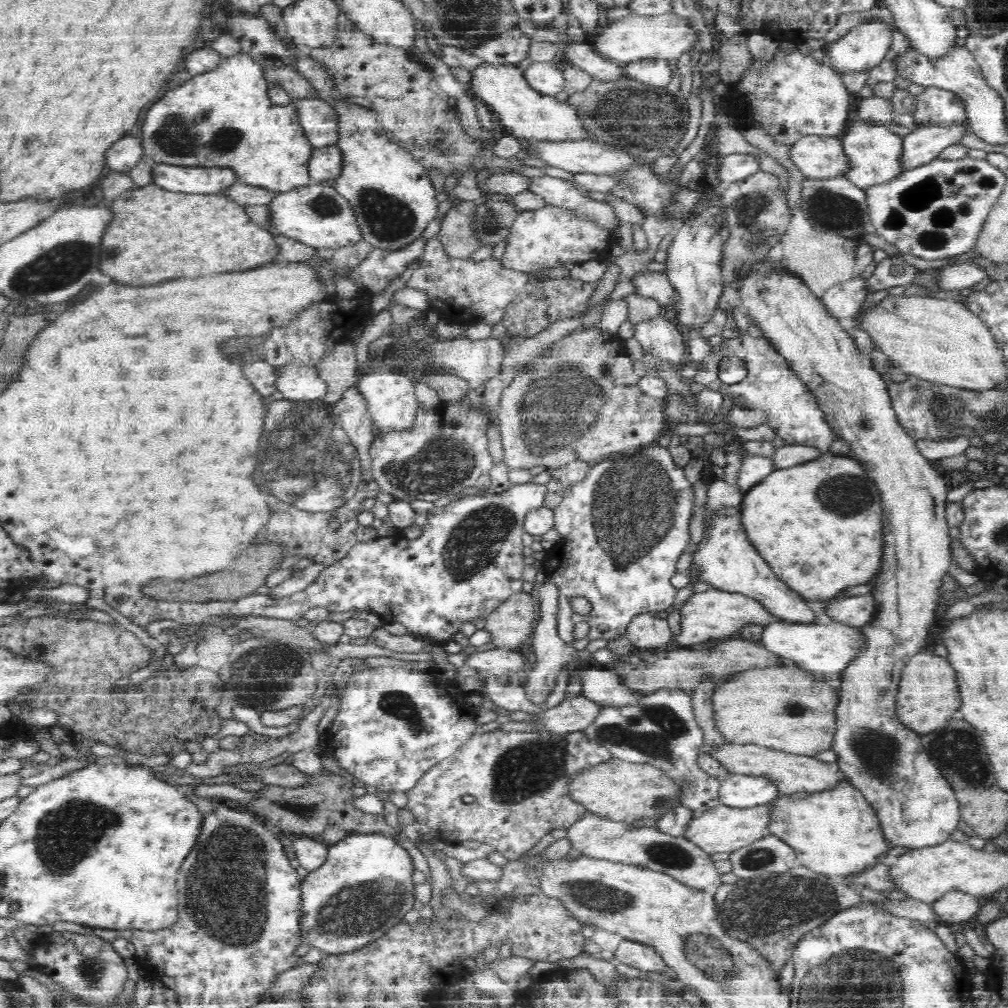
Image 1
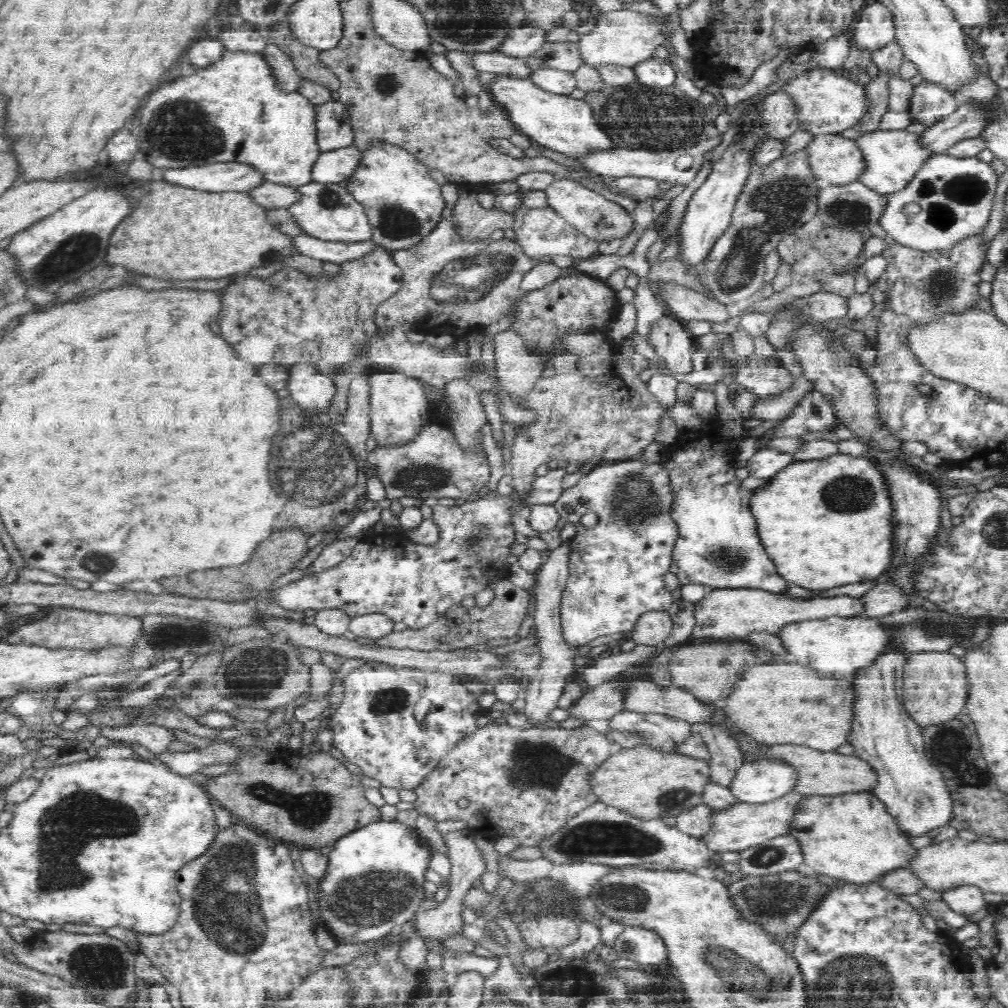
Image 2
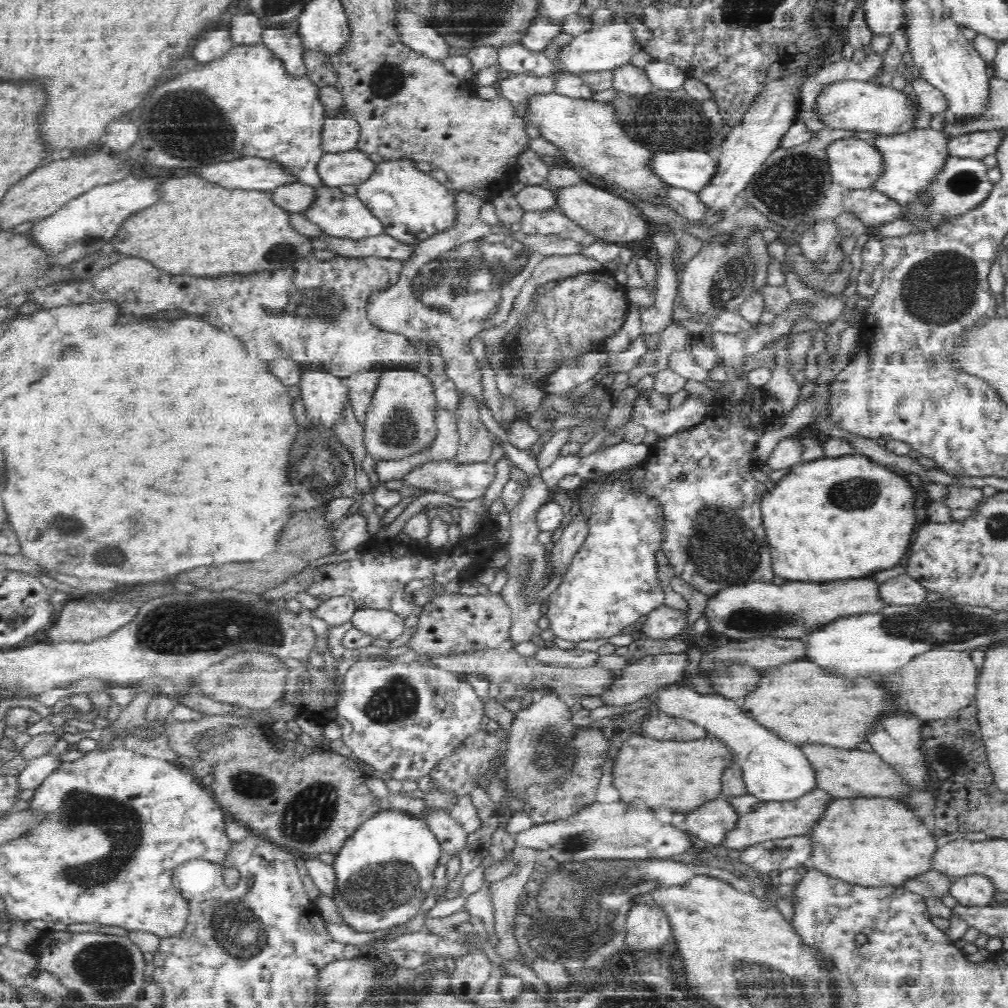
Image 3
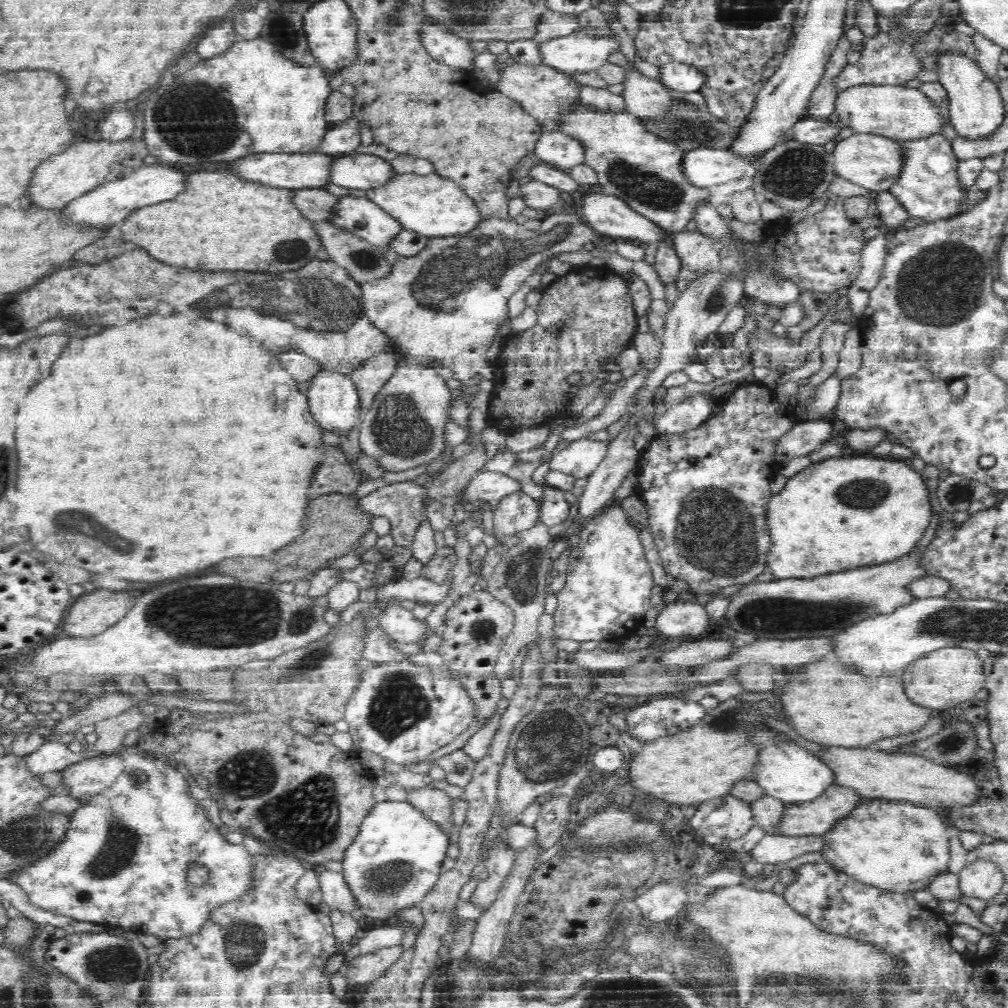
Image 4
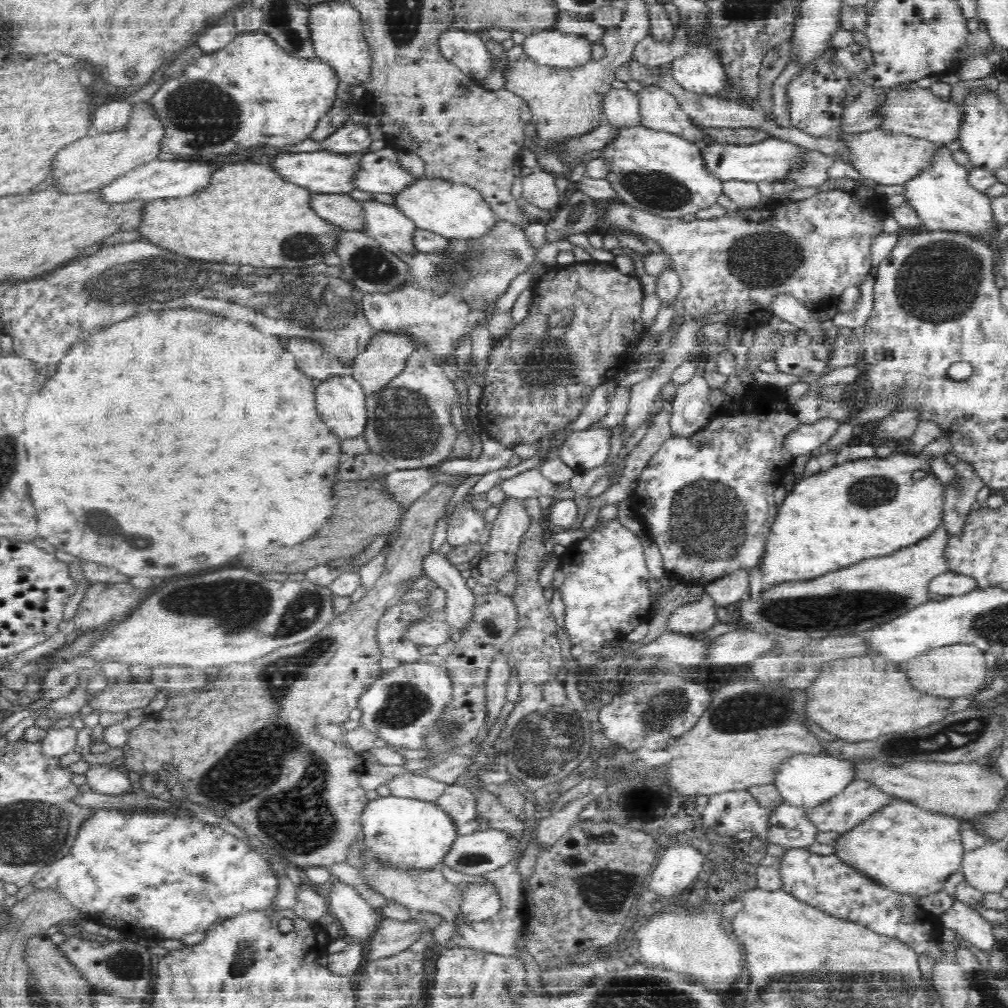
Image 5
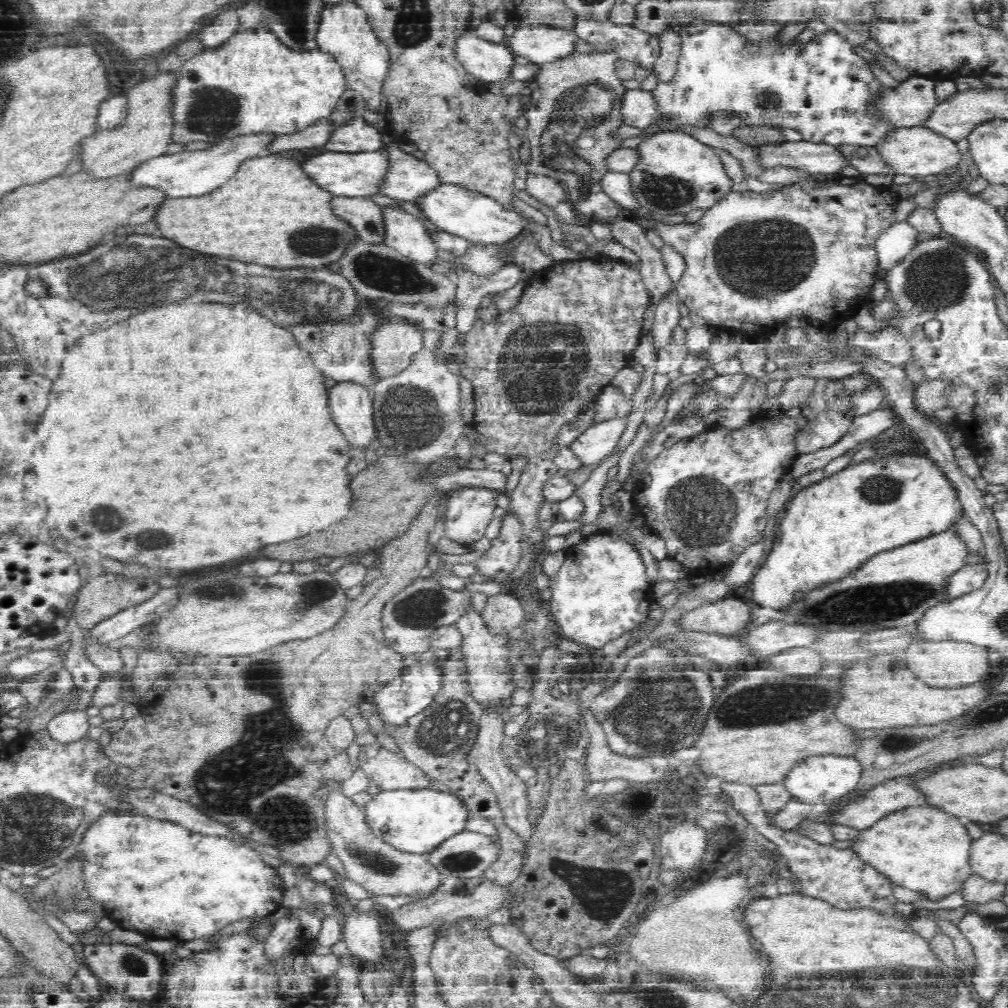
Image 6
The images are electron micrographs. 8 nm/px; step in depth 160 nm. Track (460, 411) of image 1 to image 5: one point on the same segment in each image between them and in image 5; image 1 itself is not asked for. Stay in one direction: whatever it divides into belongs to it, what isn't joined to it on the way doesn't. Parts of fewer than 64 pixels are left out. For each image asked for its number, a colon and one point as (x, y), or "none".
2: (433, 465)
3: (470, 482)
4: (485, 486)
5: (530, 484)

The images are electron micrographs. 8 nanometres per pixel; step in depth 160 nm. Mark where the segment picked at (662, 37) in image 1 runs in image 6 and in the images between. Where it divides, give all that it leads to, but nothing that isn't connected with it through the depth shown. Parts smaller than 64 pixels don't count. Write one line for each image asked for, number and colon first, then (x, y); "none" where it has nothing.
2: (626, 38)
3: (603, 47)
4: (580, 52)
5: (551, 47)
6: (541, 44)

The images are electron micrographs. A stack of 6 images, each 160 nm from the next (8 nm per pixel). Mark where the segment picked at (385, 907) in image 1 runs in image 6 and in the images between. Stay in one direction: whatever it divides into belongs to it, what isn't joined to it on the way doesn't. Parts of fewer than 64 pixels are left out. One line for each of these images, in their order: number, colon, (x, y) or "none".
2: (375, 883)
3: (385, 870)
4: (396, 859)
5: (406, 830)
6: (416, 820)

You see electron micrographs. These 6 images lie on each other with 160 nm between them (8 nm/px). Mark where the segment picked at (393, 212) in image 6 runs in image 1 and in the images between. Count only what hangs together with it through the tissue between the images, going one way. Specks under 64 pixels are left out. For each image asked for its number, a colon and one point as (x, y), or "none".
1: (317, 214)
2: (328, 211)
3: (345, 216)
4: (360, 215)
5: (395, 231)

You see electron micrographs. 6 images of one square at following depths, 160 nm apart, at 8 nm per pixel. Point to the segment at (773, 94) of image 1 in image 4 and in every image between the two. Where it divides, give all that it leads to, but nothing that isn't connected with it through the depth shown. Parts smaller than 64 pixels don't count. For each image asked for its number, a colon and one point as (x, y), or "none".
2: (829, 102)
3: (855, 106)
4: (907, 114)

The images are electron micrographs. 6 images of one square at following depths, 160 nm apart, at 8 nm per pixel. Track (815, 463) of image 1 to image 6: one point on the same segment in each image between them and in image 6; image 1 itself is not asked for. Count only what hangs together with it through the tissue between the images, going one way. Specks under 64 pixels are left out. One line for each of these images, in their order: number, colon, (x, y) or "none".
2: (827, 522)
3: (835, 517)
4: (845, 512)
5: (871, 507)
6: (831, 528)

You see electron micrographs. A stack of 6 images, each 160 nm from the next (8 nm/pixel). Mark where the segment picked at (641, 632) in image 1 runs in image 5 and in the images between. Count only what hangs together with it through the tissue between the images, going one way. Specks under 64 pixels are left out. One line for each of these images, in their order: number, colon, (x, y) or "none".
2: (653, 627)
3: (664, 622)
4: (687, 619)
5: (697, 617)

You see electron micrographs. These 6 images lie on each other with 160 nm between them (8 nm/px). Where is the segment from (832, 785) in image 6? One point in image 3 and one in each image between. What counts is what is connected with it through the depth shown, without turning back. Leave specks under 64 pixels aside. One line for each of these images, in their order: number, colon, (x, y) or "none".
3: (774, 769)
4: (789, 772)
5: (805, 781)

